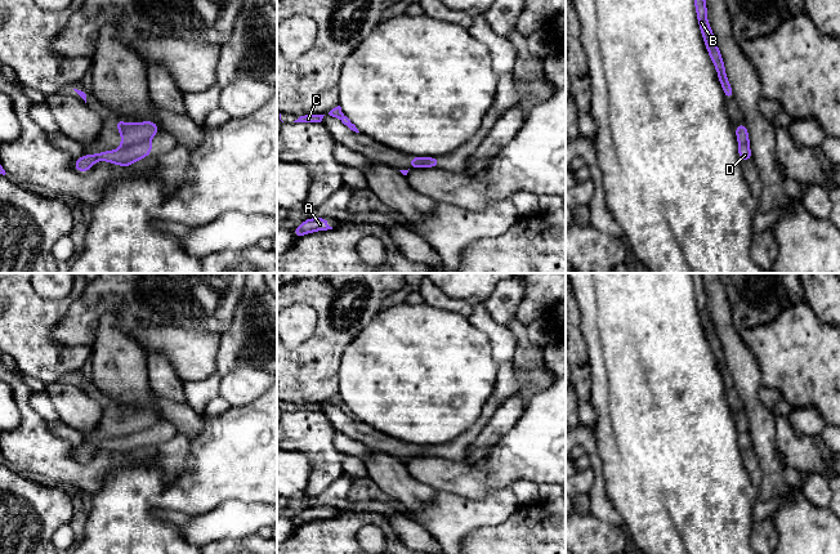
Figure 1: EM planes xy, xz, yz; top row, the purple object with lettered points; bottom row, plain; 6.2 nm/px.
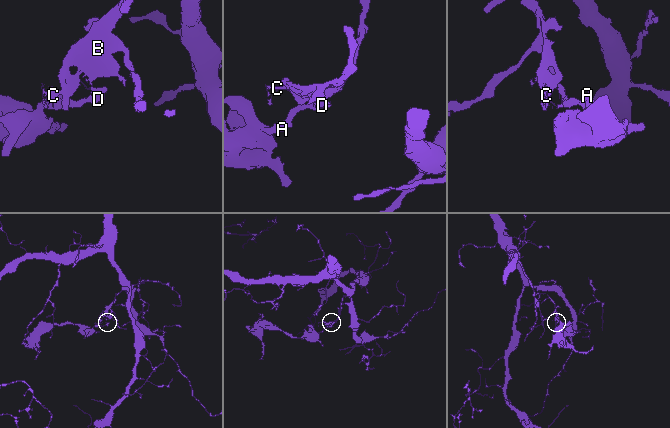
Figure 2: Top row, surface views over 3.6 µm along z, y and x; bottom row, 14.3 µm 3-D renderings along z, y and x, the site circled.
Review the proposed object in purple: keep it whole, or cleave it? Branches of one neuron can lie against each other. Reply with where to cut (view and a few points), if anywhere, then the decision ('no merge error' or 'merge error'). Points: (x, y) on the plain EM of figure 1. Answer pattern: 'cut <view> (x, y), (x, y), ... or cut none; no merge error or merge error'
cut xy (148, 428), (121, 437); merge error

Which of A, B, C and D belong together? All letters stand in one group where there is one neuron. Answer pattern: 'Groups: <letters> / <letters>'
Groups: A D / B C

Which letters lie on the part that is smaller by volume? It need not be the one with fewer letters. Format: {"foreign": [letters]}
{"foreign": ["A", "D"]}

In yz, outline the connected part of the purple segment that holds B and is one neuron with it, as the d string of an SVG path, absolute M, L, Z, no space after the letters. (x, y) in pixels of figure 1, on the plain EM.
M692 273L692 280L694 282L694 298L697 301L697 310L701 318L701 323L705 330L706 339L716 358L718 368L723 376L724 385L725 388L729 388L729 389L734 388L734 380L727 366L725 353L724 353L721 341L718 336L714 321L707 309L707 294L706 294L706 287L702 280L702 273Z

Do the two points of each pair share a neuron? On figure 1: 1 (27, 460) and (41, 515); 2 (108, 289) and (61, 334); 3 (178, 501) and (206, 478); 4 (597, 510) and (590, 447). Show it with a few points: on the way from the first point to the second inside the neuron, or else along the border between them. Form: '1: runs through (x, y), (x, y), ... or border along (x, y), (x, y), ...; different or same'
1: border along (13, 469), (21, 474); different
2: runs through (97, 300), (72, 325); same
3: runs through (184, 497), (200, 485); same
4: runs through (598, 495), (597, 463); same

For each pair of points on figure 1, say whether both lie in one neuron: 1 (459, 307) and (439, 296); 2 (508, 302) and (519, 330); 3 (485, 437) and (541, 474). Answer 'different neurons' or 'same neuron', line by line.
1: same neuron
2: different neurons
3: different neurons

